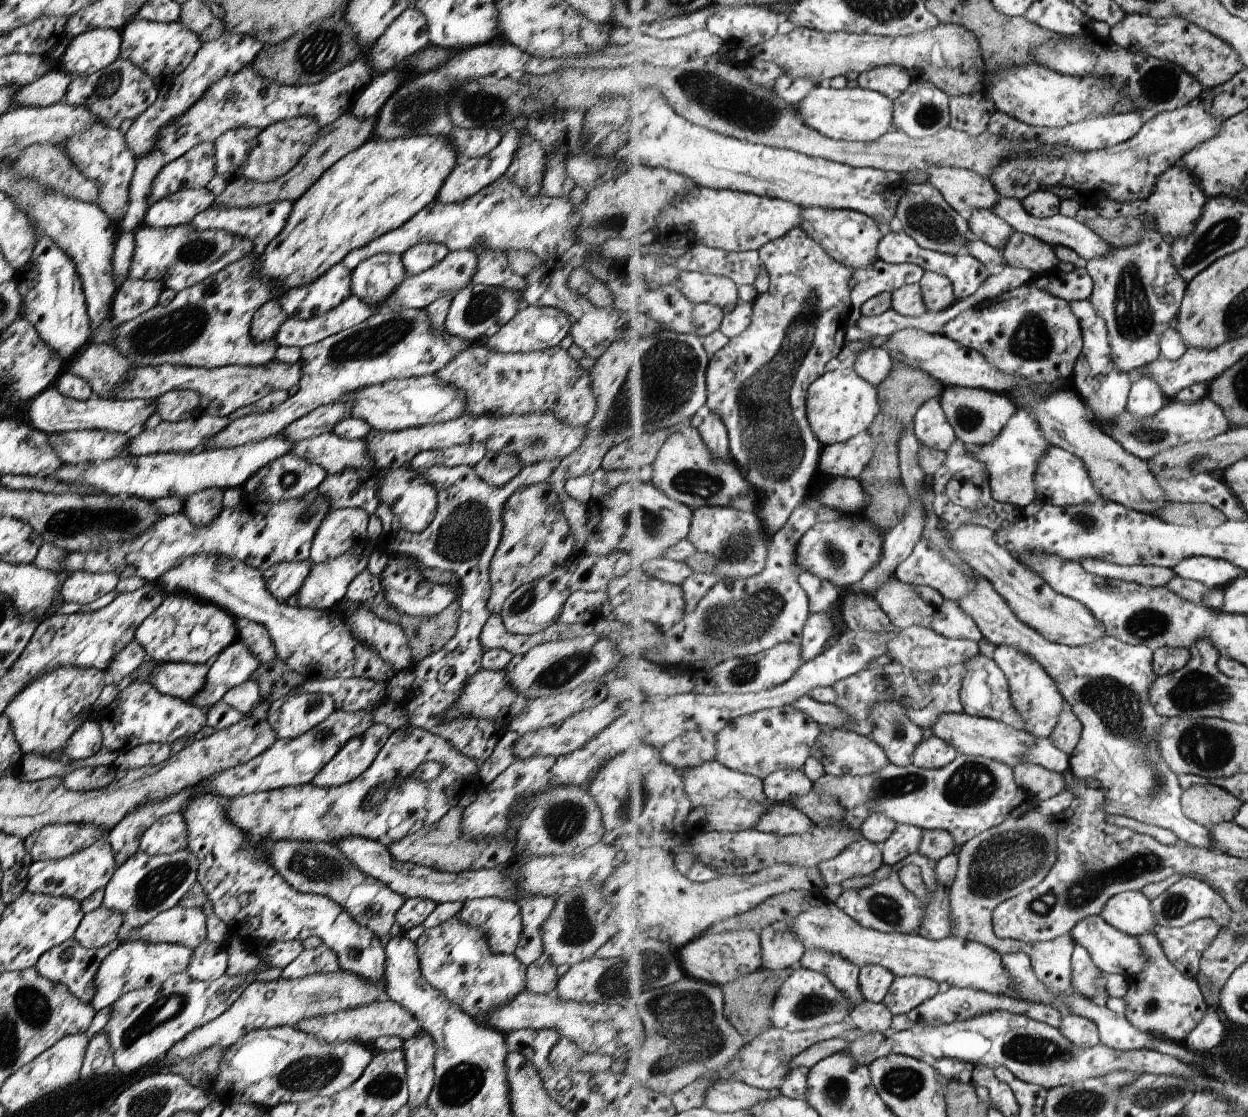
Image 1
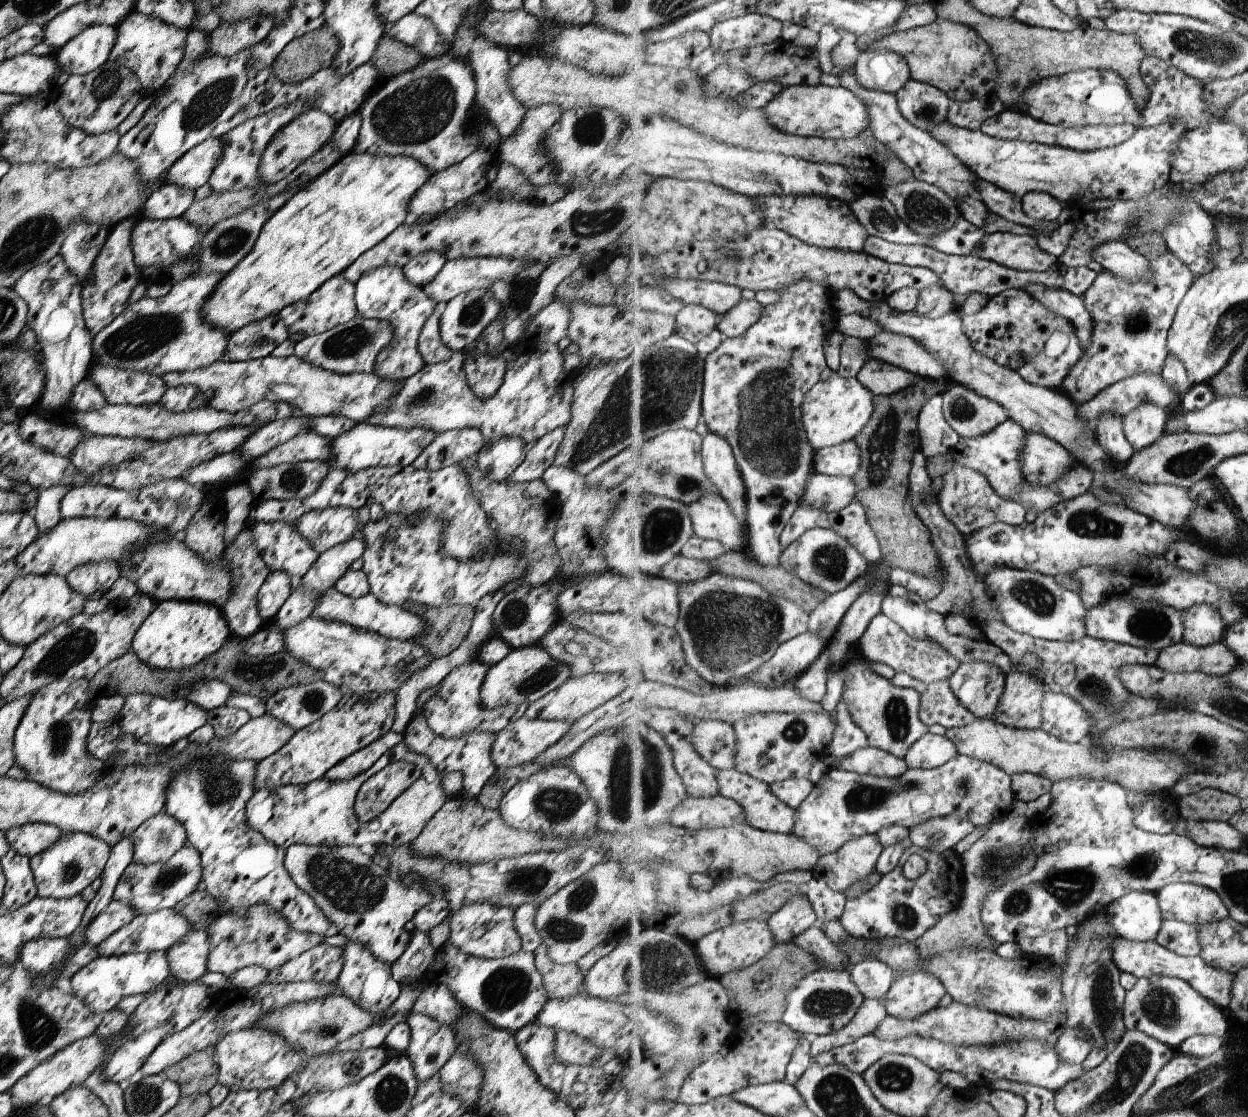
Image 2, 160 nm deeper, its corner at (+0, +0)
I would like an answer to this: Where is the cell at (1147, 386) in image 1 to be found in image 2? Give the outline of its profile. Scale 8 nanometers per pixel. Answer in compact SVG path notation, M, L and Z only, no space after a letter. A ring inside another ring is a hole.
M1145 403L1123 418L1127 440L1137 451L1153 446L1166 432L1169 414L1167 410Z

